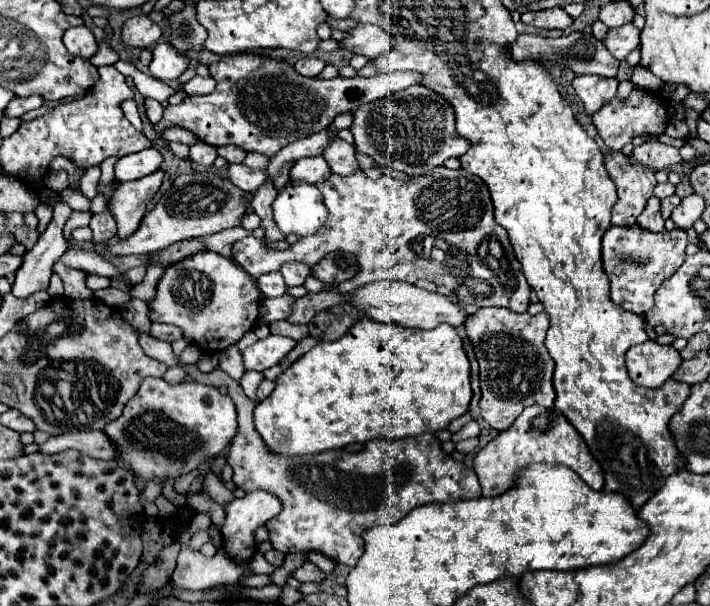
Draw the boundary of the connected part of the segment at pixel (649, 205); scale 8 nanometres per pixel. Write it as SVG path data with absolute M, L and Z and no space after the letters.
M650 196L646 202L644 212L638 216L638 224L650 232L662 232L664 230L664 218L660 216L660 200L656 196Z

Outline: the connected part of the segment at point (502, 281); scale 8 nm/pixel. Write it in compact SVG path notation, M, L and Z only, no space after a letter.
M358 170L350 178L332 174L322 184L316 184L316 188L324 196L328 218L314 236L306 236L282 252L266 250L263 240L248 236L236 242L232 250L234 260L254 278L280 270L280 264L288 260L306 262L312 268L322 256L334 250L352 252L358 258L360 272L354 278L330 292L298 298L286 318L288 322L308 324L320 310L340 304L344 300L342 294L380 280L414 284L424 278L450 290L462 288L460 304L474 304L478 308L498 306L518 314L528 310L532 290L516 256L506 254L506 248L500 244L500 228L492 214L492 200L486 184L478 176L466 170L452 170L450 176L438 174L436 180L428 176L416 180L396 180L390 176L370 180Z

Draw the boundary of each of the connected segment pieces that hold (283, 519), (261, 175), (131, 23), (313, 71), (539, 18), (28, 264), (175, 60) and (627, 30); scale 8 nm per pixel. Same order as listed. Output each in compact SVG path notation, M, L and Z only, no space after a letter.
M139 333L139 344L146 355L166 366L184 366L184 372L196 382L228 388L238 410L238 436L228 452L228 464L234 470L232 480L242 490L244 486L252 486L252 490L270 492L280 500L282 512L274 516L266 528L272 548L282 554L322 552L334 562L352 568L364 554L362 532L374 524L392 524L404 518L412 508L430 502L472 500L482 496L474 470L446 456L434 434L422 434L396 442L372 440L362 452L356 454L348 450L328 450L308 456L274 454L268 450L252 422L256 402L242 392L236 380L232 380L220 368L204 374L194 364L182 364L174 356L170 343L144 333Z
M232 164L228 168L228 178L244 192L256 192L262 184L266 184L266 172L264 170L254 170L244 164Z
M134 16L122 24L122 42L132 48L150 48L160 38L160 28L150 20L150 16Z
M302 58L294 62L294 70L302 76L318 76L324 70L324 62L320 58Z
M550 8L542 12L526 12L522 14L522 22L534 28L546 28L546 30L566 30L572 26L572 18L562 8Z
M60 202L54 206L54 218L38 238L36 246L24 254L24 262L16 272L16 280L12 284L12 294L16 298L28 298L34 292L46 290L52 276L52 266L66 252L66 240L62 236L62 228L70 218L72 210L68 204Z
M156 44L152 54L154 54L154 58L152 58L148 70L154 78L158 78L162 82L176 80L190 66L190 58L182 52L178 52L172 44Z
M624 24L620 28L610 28L602 42L614 58L624 60L634 48L638 48L638 36L640 30L634 24Z

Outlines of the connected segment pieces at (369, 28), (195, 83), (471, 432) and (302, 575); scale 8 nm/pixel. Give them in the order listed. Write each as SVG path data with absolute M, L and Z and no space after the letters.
M358 24L352 30L348 30L348 36L340 40L340 48L348 50L352 54L362 54L372 60L372 56L380 56L392 46L392 38L372 24Z
M194 76L192 80L188 80L188 82L184 84L184 92L190 94L190 96L194 96L194 94L210 94L210 92L214 90L214 84L216 84L216 82L214 82L210 76L206 76L206 78Z
M468 422L460 432L456 432L456 434L452 434L452 442L456 444L456 442L460 442L460 440L466 440L466 438L474 438L474 436L478 436L480 434L480 426L478 426L478 422Z
M306 562L302 568L298 568L294 572L294 578L298 582L324 582L326 580L326 574L312 562Z

